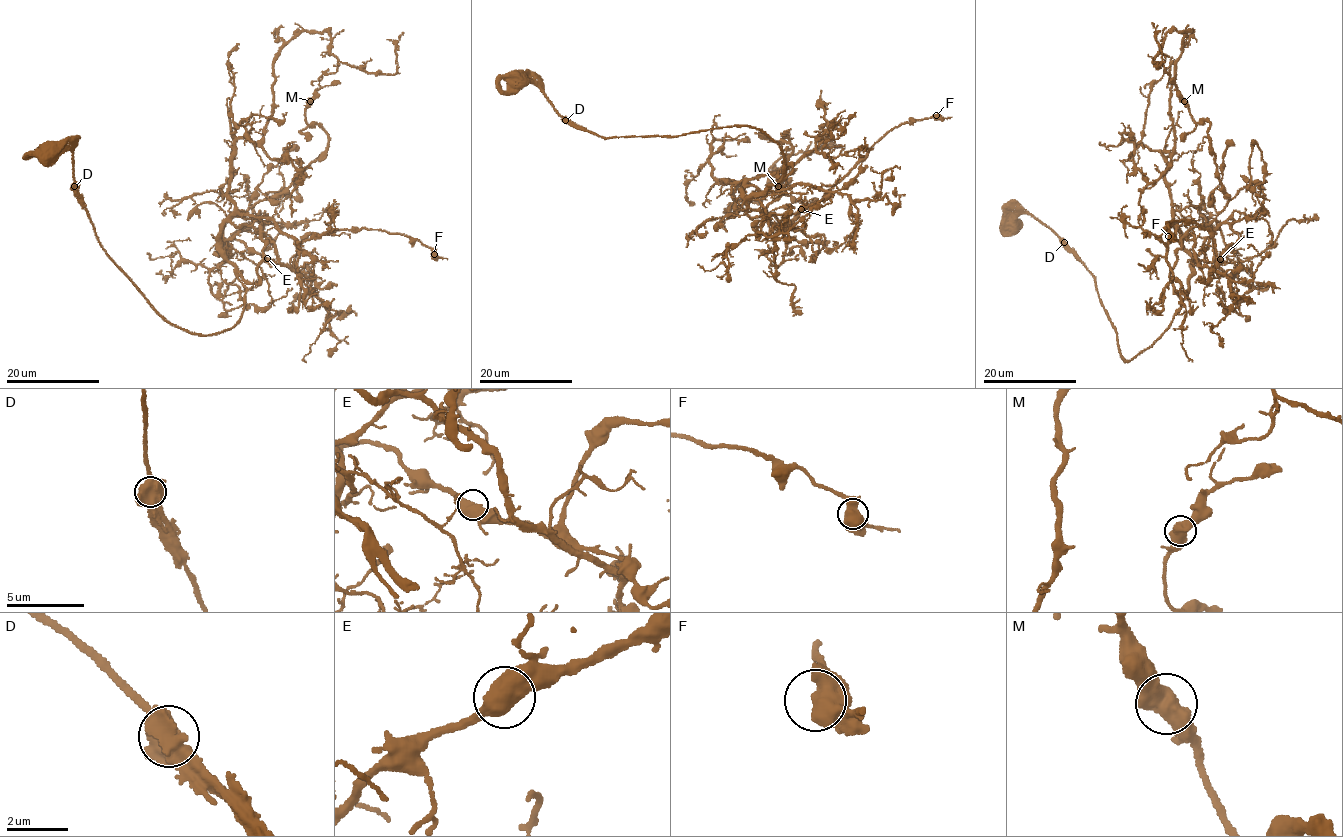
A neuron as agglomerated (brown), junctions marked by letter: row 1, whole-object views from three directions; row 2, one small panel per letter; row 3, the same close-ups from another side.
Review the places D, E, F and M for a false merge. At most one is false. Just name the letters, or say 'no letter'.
no letter

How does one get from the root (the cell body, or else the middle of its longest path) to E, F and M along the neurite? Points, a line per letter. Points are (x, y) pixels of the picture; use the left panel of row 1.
E: (48, 153), (71, 151), (99, 244), (171, 323), (233, 327), (260, 284), (256, 230), (295, 271), (267, 258)
F: (48, 153), (193, 333), (241, 316), (259, 229), (294, 271), (335, 231), (434, 254)
M: (48, 153), (71, 151), (150, 304), (216, 335), (260, 284), (269, 222), (244, 216), (327, 146), (310, 101)

